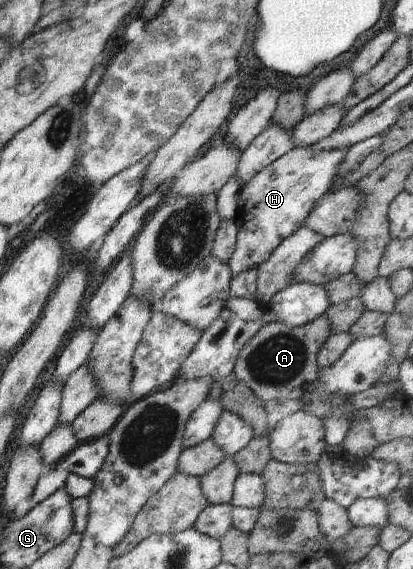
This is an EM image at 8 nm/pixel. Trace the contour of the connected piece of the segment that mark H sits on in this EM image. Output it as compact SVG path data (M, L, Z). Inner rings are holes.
M348 147L331 150L294 148L241 188L240 212L234 220L238 225L237 246L228 262L233 276L265 262L286 238L306 223L316 202L332 190L335 175L348 150Z

